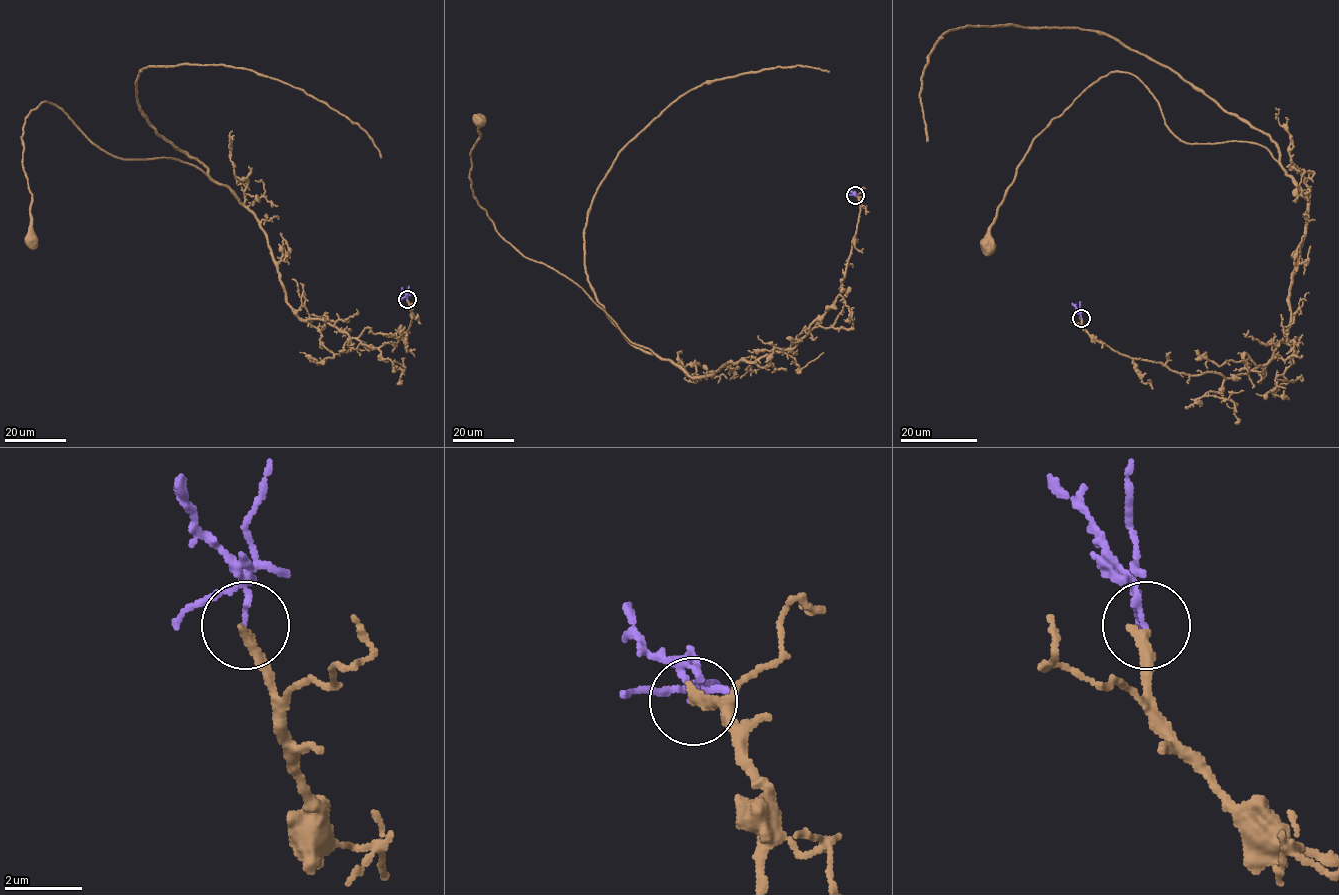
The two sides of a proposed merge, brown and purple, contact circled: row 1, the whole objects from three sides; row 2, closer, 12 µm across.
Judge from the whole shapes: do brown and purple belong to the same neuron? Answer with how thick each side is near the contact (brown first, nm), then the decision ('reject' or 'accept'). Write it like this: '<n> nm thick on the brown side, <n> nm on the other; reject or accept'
320 nm thick on the brown side, 90 nm on the other; reject

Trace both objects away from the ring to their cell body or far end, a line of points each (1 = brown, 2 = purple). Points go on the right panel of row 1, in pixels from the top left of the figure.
1: (1081, 318), (1190, 375), (1266, 364), (1307, 199), (1111, 71), (1034, 138), (985, 245)
2: (1081, 317), (1071, 303)

